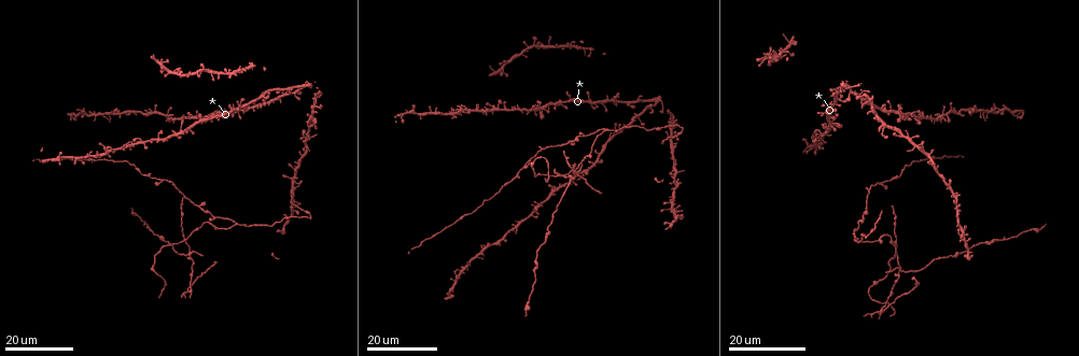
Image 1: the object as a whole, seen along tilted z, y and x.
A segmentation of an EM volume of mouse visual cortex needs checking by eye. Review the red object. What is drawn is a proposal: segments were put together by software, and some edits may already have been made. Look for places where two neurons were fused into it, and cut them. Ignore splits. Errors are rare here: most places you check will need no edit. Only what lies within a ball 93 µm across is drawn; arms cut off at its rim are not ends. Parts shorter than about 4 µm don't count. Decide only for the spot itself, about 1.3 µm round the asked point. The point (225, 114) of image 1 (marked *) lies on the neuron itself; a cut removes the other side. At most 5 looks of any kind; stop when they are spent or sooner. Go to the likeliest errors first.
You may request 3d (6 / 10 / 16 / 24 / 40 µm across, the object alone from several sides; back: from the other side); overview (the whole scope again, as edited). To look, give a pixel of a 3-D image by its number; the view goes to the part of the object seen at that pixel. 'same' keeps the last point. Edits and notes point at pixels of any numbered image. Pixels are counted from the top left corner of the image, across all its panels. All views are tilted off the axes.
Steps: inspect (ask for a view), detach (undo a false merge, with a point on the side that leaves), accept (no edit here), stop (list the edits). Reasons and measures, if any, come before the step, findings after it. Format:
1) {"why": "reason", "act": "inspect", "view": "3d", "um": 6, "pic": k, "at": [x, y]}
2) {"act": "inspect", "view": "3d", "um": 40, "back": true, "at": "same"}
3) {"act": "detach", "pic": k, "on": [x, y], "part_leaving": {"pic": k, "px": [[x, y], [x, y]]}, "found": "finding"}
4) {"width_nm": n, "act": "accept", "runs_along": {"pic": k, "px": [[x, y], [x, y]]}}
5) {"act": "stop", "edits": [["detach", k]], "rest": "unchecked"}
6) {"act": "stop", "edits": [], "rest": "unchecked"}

{"why": "four arms meet", "act": "inspect", "view": "3d", "um": 24, "pic": 1, "at": [563, 176]}

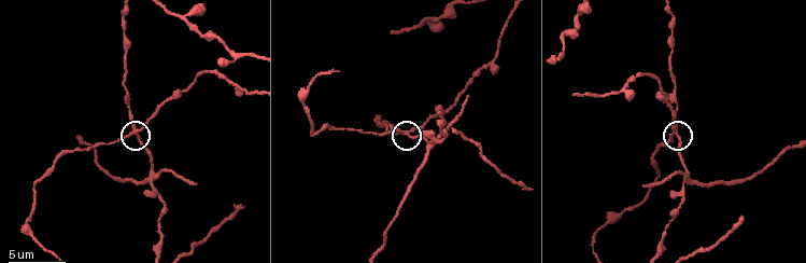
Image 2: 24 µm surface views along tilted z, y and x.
{"act": "inspect", "view": "3d", "um": 10, "pic": 2, "at": [134, 133]}

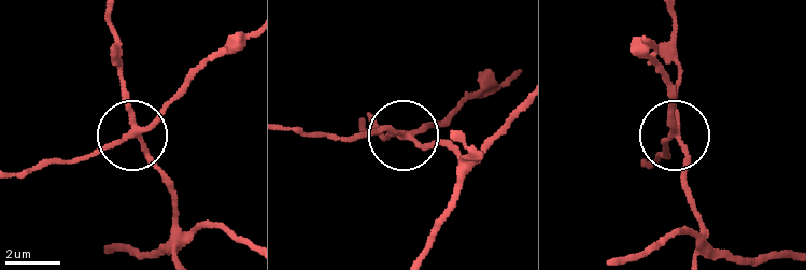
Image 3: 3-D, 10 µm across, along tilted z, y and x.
{"act": "inspect", "view": "3d", "um": 10, "back": true, "pic": 3, "at": [139, 134]}

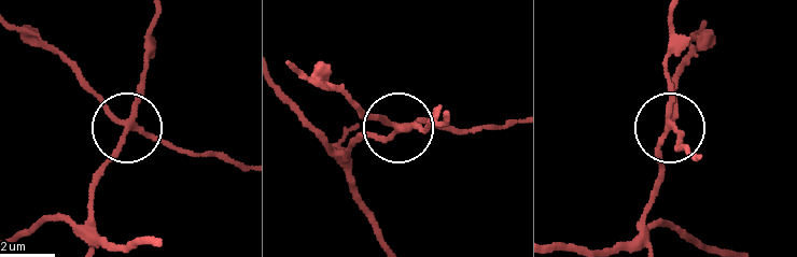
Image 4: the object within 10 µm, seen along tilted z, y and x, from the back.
{"act": "detach", "pic": 4, "on": [110, 157], "part_leaving": {"pic": 4, "px": [[129, 127], [96, 186], [94, 226], [115, 244], [145, 241]]}, "found": "two neurons meet here"}

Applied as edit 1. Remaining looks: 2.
{"why": "side arm on a straight run", "act": "inspect", "view": "3d", "um": 24, "pic": 1, "at": [867, 191]}

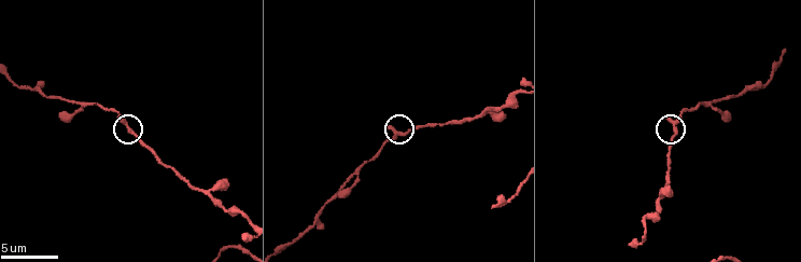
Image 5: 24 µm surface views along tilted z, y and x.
{"why": "closer look", "act": "inspect", "view": "3d", "um": 10, "pic": 5, "at": [124, 120]}

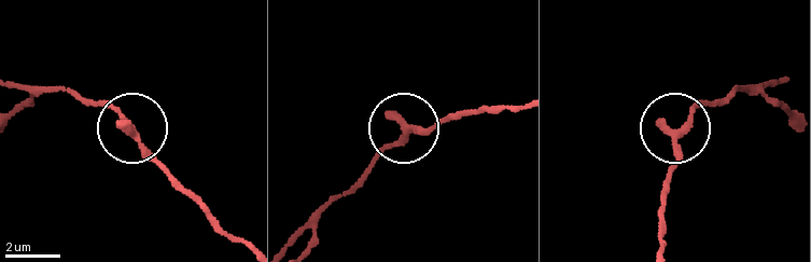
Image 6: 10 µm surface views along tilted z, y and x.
{"act": "accept", "found": "continuous, no second neuron"}

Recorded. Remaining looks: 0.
{"act": "stop", "edits": [["detach", 4]], "rest": "unchecked"}

